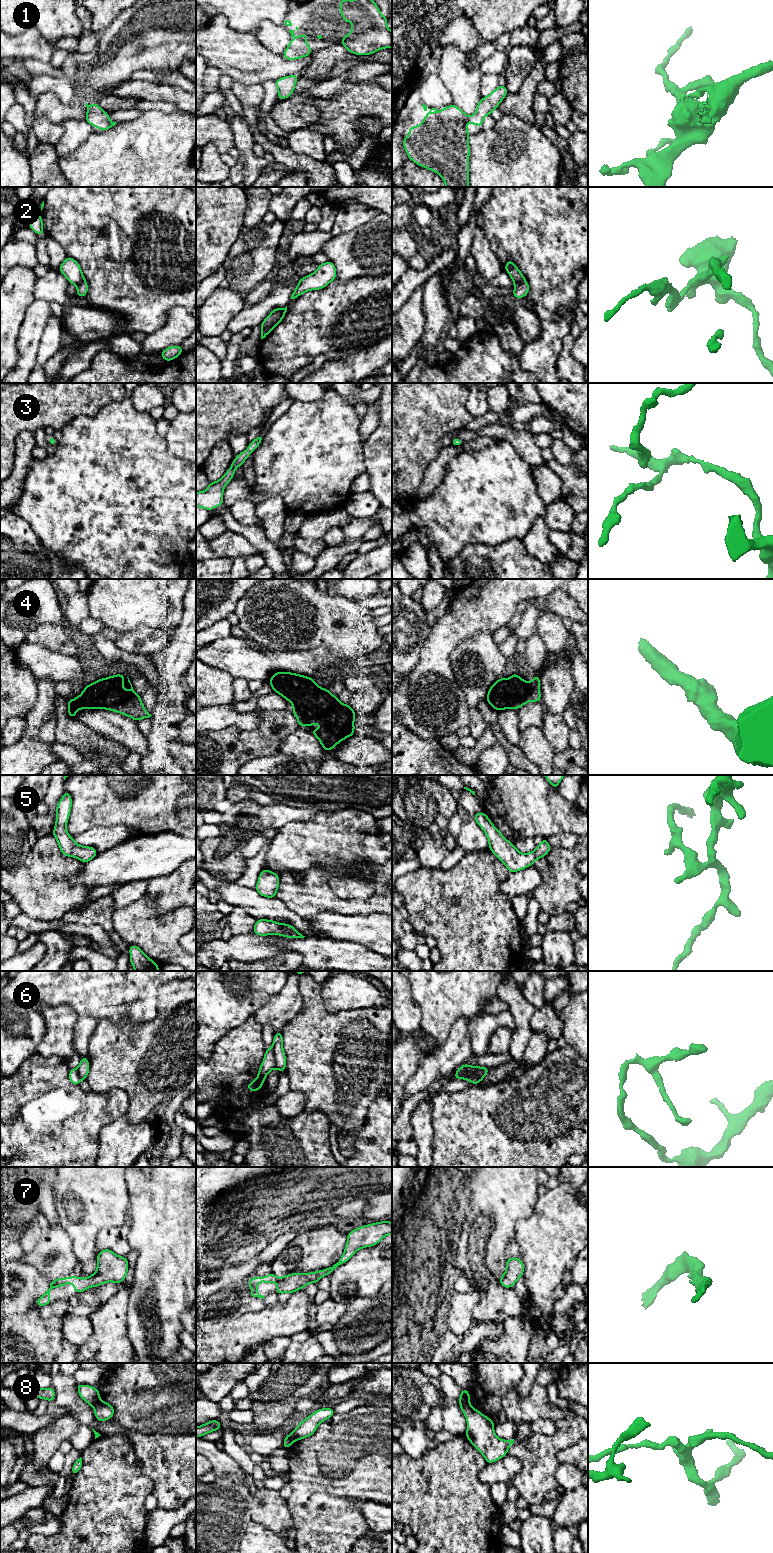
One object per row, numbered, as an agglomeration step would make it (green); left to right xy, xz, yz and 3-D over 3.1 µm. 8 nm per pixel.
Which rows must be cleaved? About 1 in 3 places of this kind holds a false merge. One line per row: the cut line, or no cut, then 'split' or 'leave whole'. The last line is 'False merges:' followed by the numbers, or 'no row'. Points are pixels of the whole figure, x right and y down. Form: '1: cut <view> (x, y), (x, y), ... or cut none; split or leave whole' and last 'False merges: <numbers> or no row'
1: cut none; leave whole
2: cut xz (282, 309), (282, 315), (269, 327), (262, 329); split
3: cut none; leave whole
4: cut none; leave whole
5: cut none; leave whole
6: cut xz (272, 1047), (276, 1066); split
7: cut none; leave whole
8: cut yz (459, 1401), (469, 1404); split
False merges: 2, 6, 8

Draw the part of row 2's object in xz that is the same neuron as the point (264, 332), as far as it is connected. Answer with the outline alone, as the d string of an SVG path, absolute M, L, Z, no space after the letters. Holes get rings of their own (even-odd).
M287 306L282 309L282 316L277 322L273 323L270 328L266 328L266 329L261 330L261 339L265 338L282 321L286 312L287 312Z

